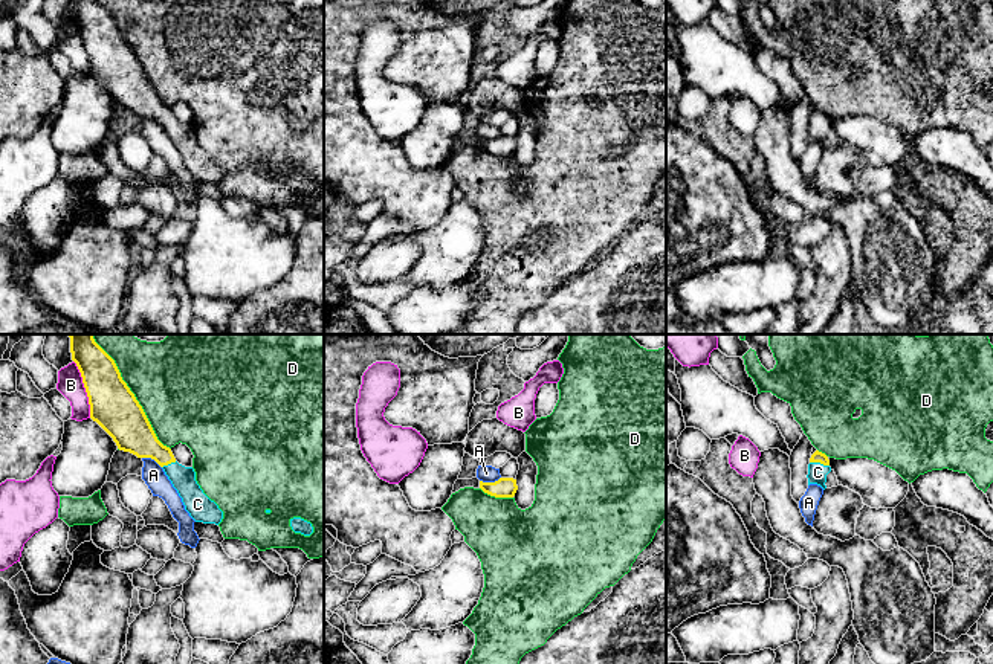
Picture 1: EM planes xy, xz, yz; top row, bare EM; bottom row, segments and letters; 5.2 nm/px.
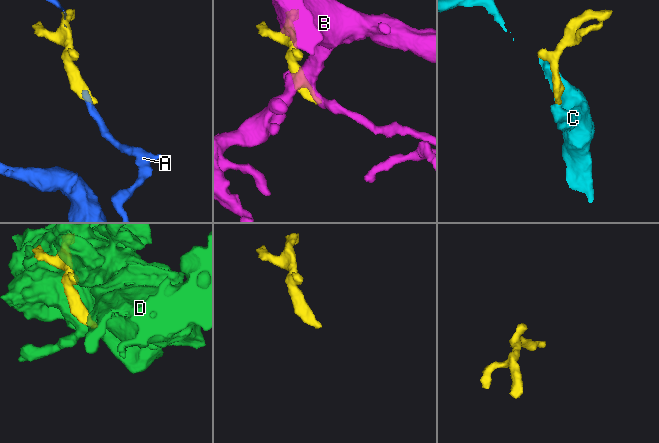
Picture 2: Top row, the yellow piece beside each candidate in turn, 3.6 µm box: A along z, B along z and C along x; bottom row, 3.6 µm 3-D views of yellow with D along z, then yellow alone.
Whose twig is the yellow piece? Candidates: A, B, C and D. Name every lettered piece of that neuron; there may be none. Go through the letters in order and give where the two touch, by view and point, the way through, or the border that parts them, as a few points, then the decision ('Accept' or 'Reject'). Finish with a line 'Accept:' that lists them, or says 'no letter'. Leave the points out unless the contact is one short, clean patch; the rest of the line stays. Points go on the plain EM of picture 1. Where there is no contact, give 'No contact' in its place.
A: Touches yellow at xz (489, 141). Boundary: xz (500, 135), (494, 139), (480, 139). Reject
B: Touches yellow at xy (86, 48). Boundary: xy (74, 19), (87, 55), (90, 75). Reject
C: Touches yellow at yz (819, 119). Path across: yz (818, 115), (819, 119), (818, 130). Accept
D: Touches yellow at xy (135, 55). Reject
Accept: C

